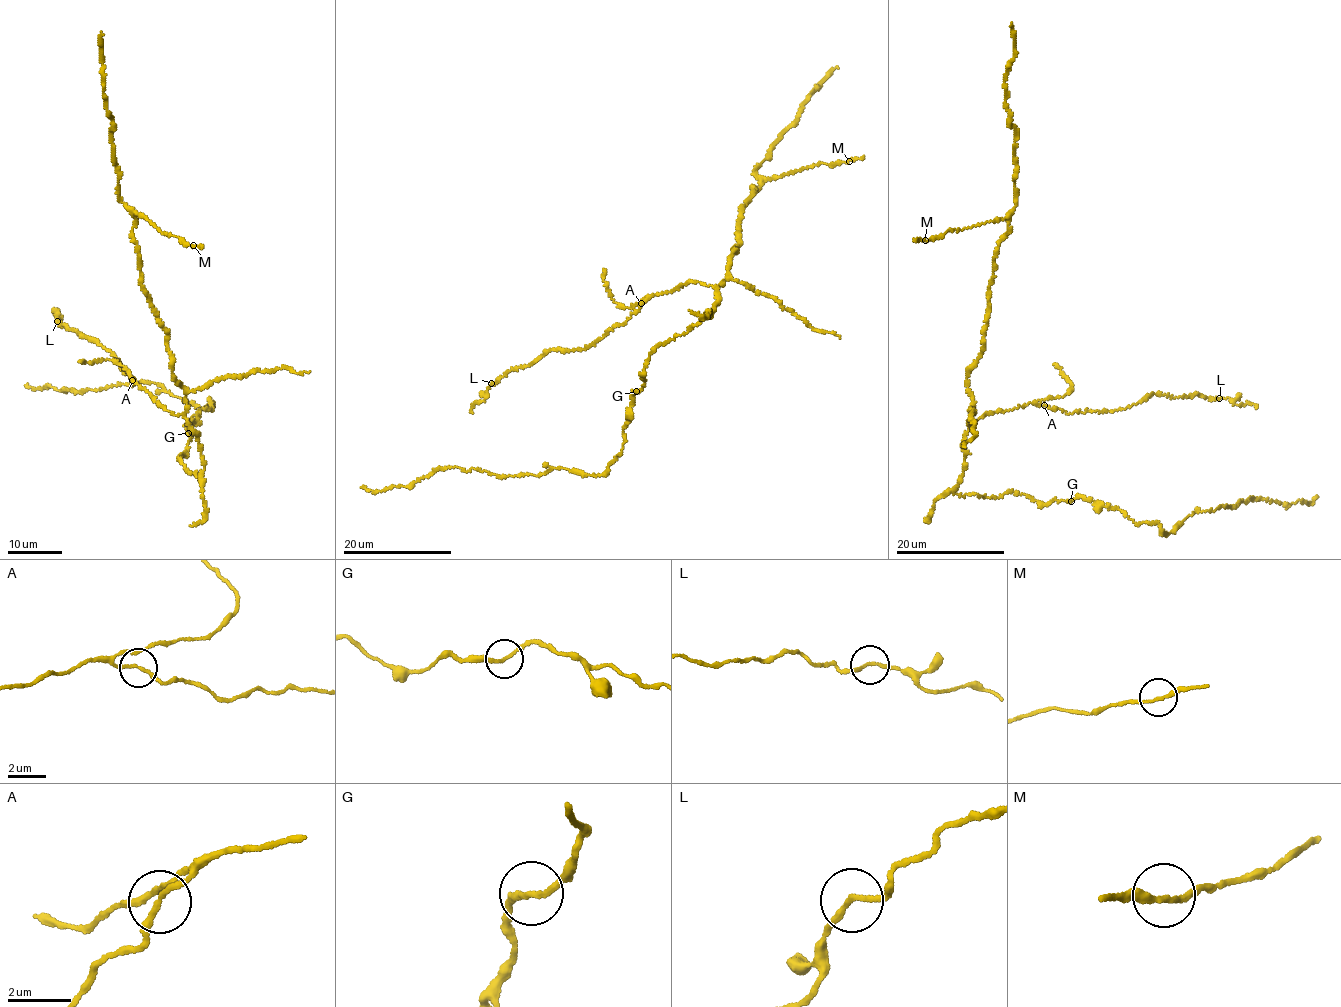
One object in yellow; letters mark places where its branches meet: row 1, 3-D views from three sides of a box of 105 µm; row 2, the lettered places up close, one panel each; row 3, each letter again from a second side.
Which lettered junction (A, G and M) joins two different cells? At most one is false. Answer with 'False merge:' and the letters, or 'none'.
False merge: none

